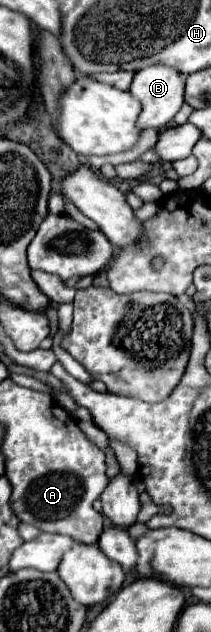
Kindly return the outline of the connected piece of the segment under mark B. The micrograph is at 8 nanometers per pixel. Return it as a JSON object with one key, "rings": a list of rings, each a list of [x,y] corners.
{"rings":[[[164,65],[146,67],[146,69],[140,69],[134,75],[134,81],[130,85],[130,93],[142,105],[142,111],[138,115],[138,129],[140,131],[148,129],[148,127],[162,129],[162,127],[166,127],[174,119],[174,115],[178,113],[178,109],[184,103],[184,75],[178,73],[176,69],[164,67]]]}

